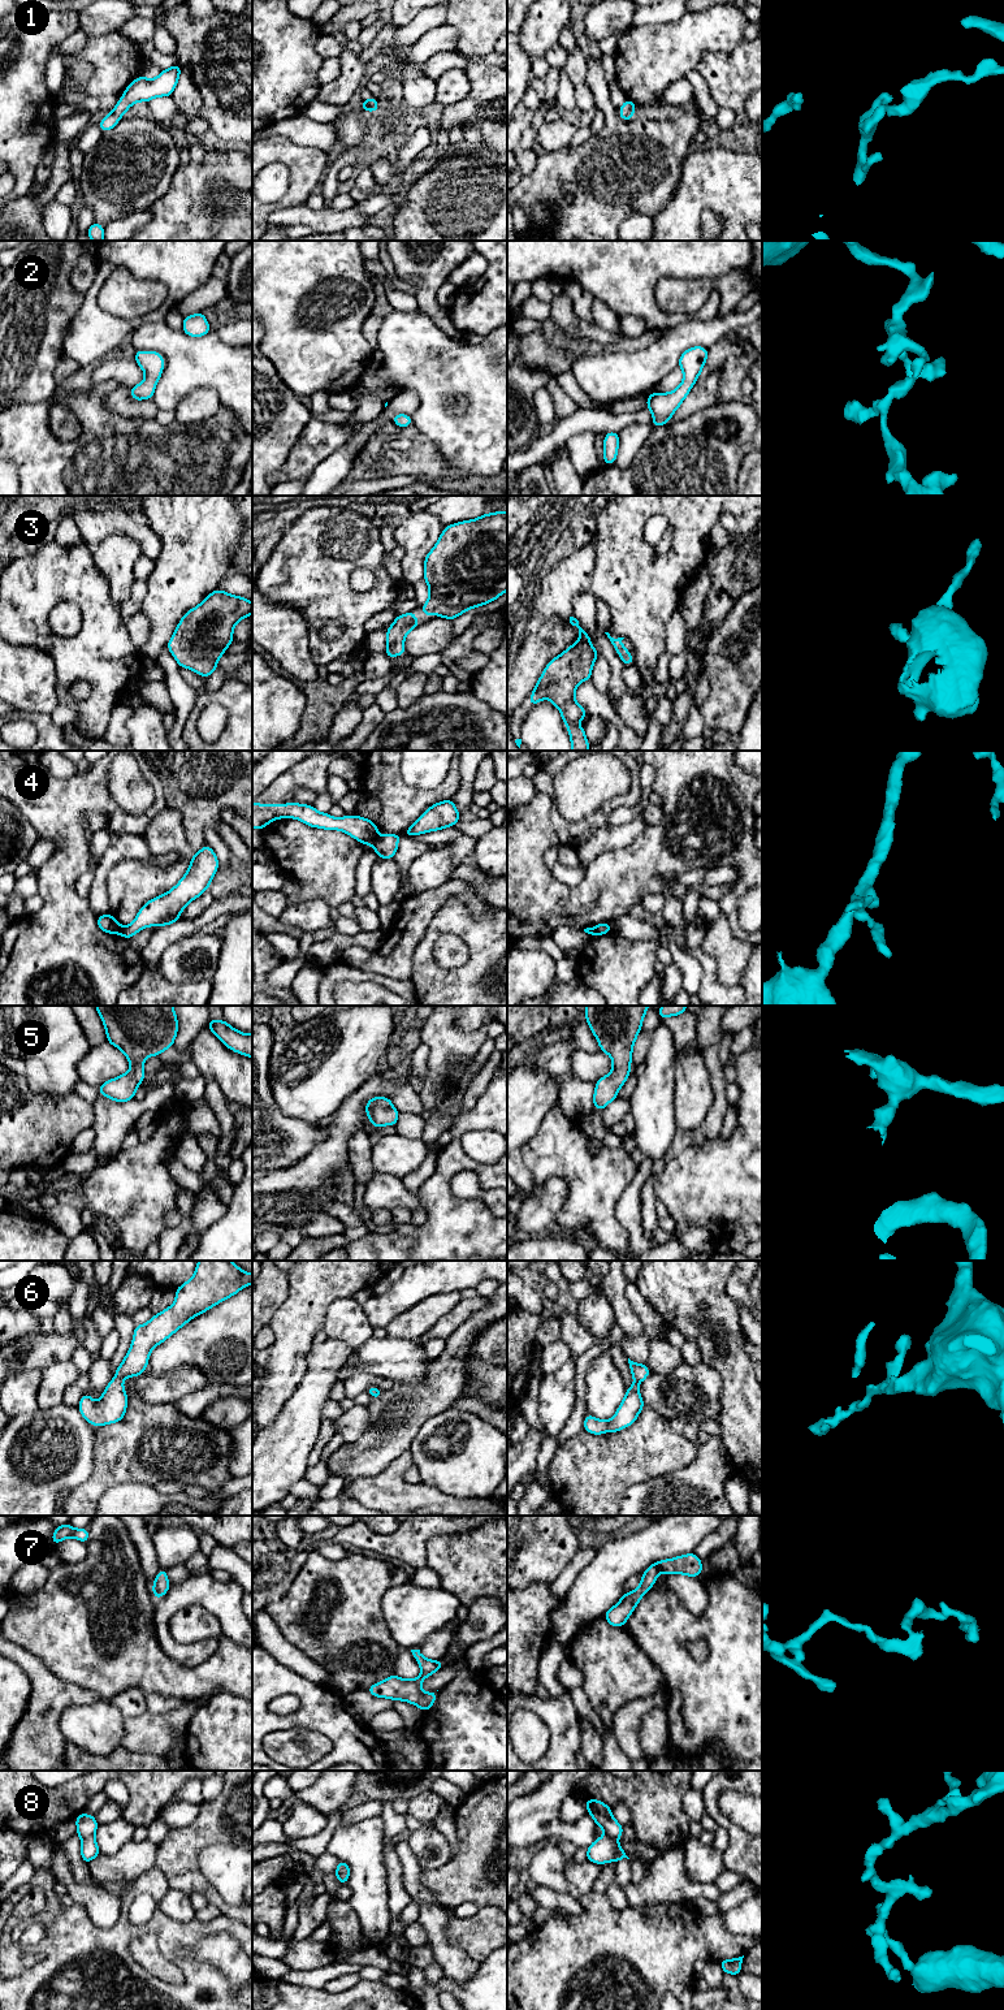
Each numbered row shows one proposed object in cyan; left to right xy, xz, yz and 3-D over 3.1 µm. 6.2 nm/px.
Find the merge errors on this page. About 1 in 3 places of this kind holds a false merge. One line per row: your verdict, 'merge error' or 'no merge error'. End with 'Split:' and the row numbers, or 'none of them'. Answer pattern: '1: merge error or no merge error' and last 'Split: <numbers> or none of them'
1: no merge error
2: no merge error
3: no merge error
4: merge error
5: no merge error
6: no merge error
7: no merge error
8: merge error
Split: 4, 8

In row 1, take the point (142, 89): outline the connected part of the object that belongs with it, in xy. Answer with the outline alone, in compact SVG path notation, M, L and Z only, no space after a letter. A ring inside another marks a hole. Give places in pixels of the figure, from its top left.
M176 64L169 69L163 69L159 77L148 79L143 75L133 81L117 101L114 109L108 113L98 125L103 133L113 129L125 112L137 101L150 101L153 98L172 96L179 78L182 68Z

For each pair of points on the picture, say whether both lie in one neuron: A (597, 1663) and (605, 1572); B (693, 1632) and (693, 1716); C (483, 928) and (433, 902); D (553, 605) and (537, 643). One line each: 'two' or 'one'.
A: two
B: one
C: two
D: two

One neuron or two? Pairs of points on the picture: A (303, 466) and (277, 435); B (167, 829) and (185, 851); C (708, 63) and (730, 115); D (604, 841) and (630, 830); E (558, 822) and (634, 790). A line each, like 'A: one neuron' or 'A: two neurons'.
A: two neurons
B: one neuron
C: two neurons
D: one neuron
E: one neuron

